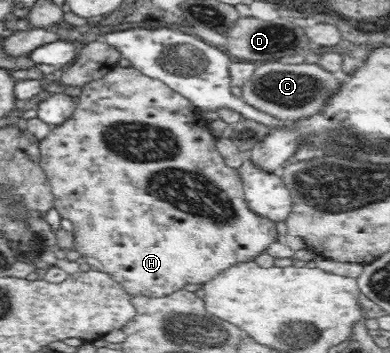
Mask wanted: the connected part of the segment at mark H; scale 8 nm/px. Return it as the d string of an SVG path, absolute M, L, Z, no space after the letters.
M131 65L116 67L100 79L85 84L78 96L79 102L73 115L61 125L54 126L40 141L40 166L52 187L54 207L62 219L73 224L75 249L91 270L111 275L132 296L166 296L191 283L210 282L215 275L237 263L254 261L271 243L280 241L276 222L251 211L244 196L238 168L229 167L224 162L216 148L216 137L209 133L208 123L199 113L198 107L193 106L186 97L173 91L167 84L143 75Z

